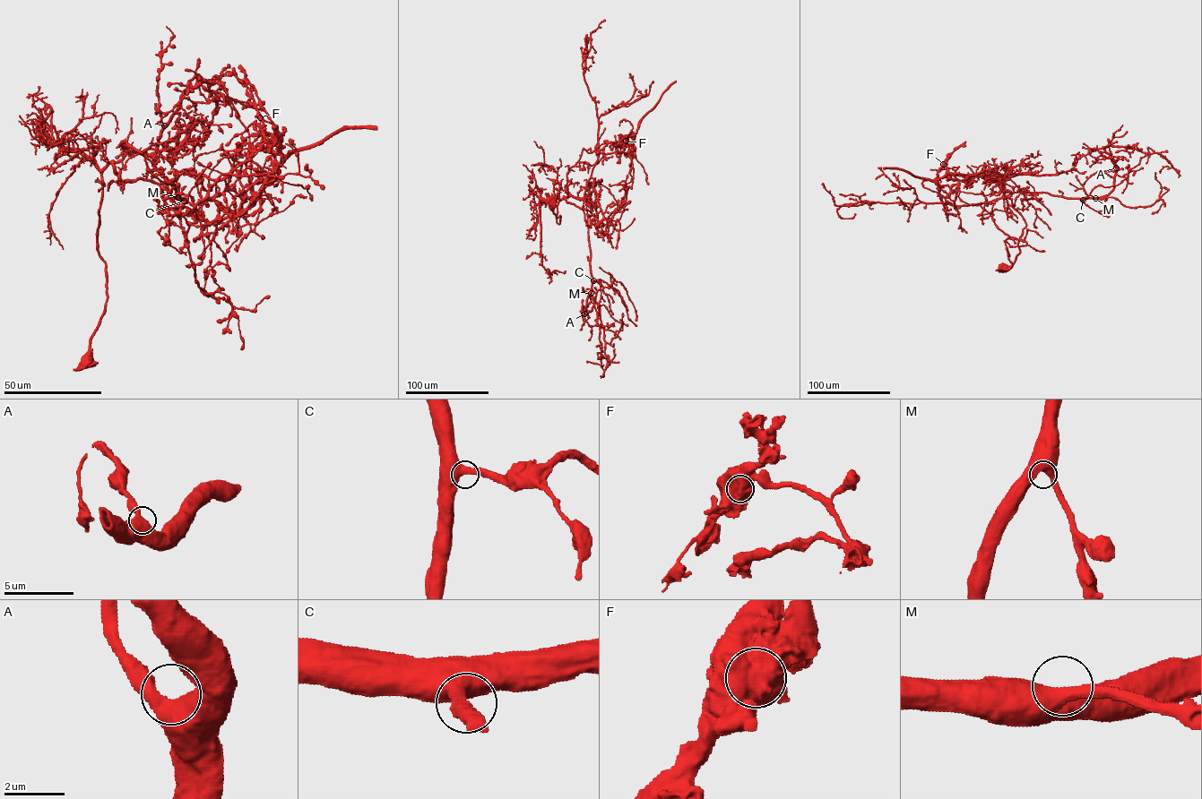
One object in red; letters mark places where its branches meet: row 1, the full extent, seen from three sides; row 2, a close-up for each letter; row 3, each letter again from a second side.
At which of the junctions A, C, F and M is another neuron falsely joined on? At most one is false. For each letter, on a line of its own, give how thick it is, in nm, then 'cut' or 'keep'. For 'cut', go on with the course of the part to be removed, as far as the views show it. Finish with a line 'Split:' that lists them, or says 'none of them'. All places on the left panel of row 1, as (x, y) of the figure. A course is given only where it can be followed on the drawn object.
A: 550 nm | keep
C: 500 nm | keep
F: 1050 nm | cut | (260, 117), (265, 141), (282, 154), (309, 149), (343, 129), (377, 129)
M: 550 nm | keep
Split: F

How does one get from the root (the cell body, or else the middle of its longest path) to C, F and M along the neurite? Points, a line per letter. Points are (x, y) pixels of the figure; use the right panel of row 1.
C: (1004, 268), (1019, 252), (1025, 223), (1007, 202), (1000, 184), (1004, 191), (1083, 200)
F: (1004, 268), (1019, 253), (1025, 226), (998, 185), (1011, 193), (956, 208), (938, 182), (943, 164)
M: (1004, 268), (1019, 252), (1025, 223), (1007, 202), (1000, 184), (1012, 192), (1095, 198)

